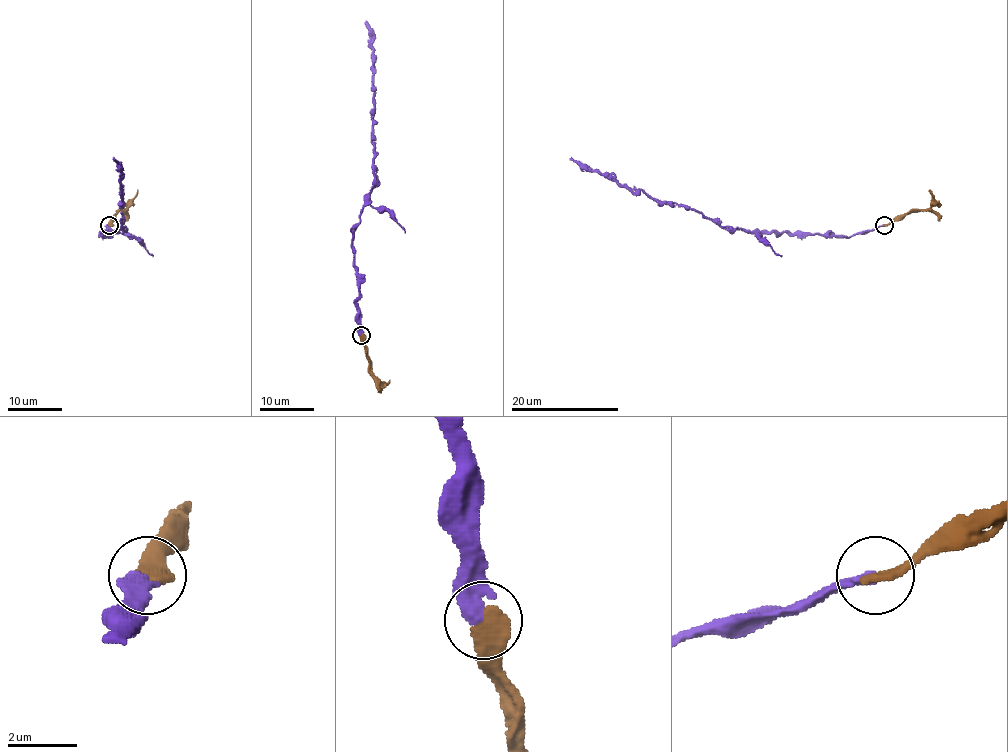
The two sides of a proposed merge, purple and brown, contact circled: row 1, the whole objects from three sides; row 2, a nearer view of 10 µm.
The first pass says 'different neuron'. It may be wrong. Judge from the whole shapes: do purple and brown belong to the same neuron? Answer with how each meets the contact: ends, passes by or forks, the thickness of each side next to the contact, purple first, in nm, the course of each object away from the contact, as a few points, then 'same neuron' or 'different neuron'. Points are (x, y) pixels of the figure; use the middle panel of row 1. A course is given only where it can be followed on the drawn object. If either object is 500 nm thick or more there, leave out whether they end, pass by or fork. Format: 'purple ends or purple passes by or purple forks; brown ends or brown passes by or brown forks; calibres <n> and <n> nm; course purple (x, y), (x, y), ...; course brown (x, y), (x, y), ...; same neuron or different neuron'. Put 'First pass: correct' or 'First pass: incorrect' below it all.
purple ends; brown ends; calibres 360 and 460 nm; course purple (362, 336), (359, 274), (352, 237), (374, 174), (372, 29), (366, 21); course brown (362, 336), (371, 373), (383, 383), (390, 380); same neuron
First pass: incorrect

